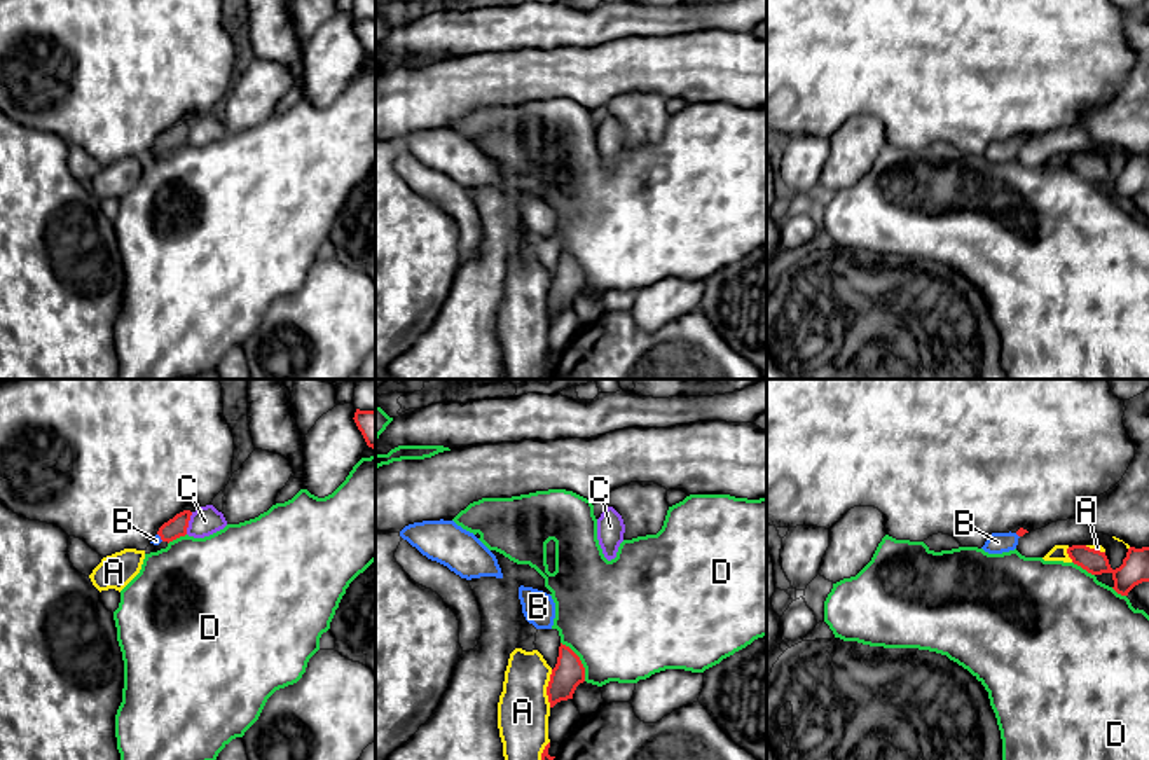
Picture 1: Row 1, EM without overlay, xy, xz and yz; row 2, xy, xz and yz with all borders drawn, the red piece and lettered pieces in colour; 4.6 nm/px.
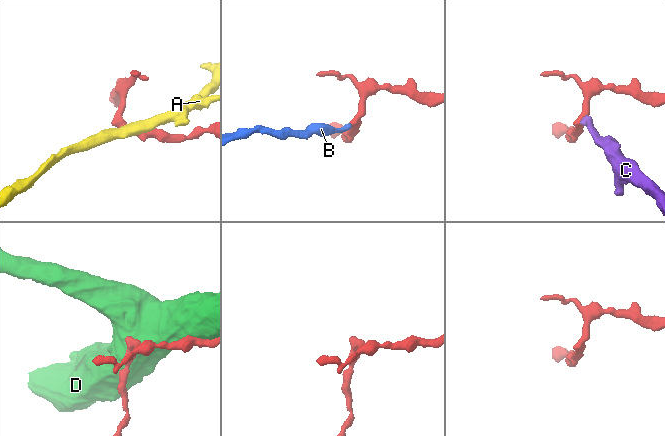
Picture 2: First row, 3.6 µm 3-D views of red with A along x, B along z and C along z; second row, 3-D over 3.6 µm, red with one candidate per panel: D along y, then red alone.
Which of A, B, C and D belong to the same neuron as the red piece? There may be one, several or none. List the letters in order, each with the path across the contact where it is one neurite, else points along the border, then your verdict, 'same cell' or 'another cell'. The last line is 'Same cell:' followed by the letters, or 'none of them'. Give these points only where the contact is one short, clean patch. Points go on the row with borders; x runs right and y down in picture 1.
A: border along xz (552, 670), (547, 687), (549, 706); another cell
B: runs through xy (177, 526), (159, 535), (156, 540); same cell
C: border along xy (192, 512), (185, 533); another cell
D: another cell
Same cell: B

